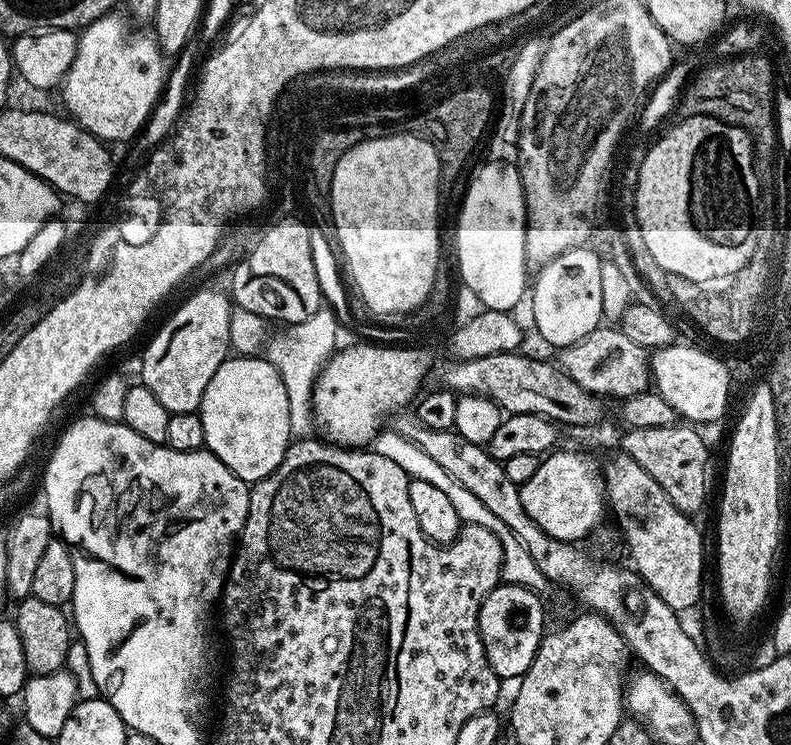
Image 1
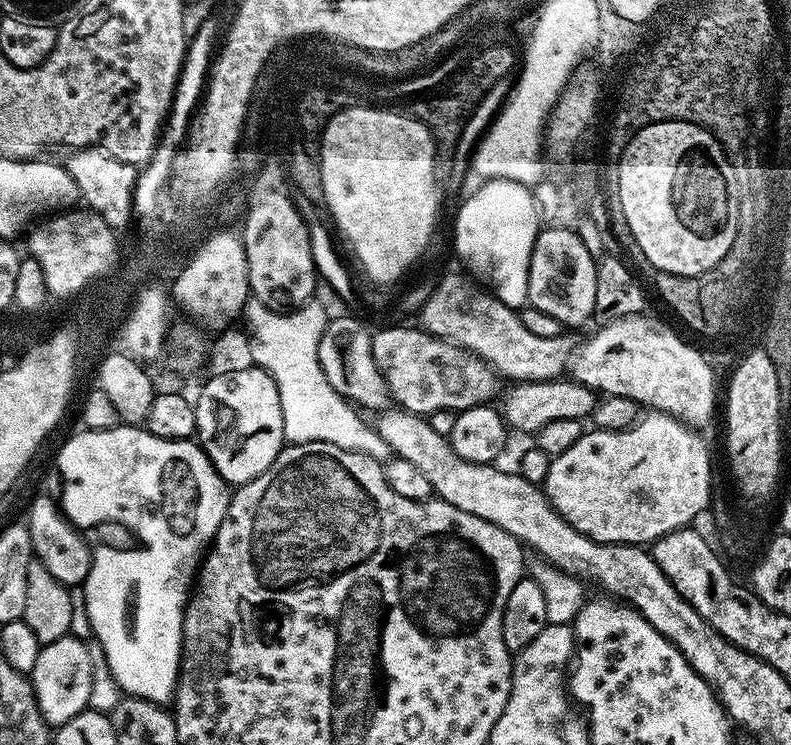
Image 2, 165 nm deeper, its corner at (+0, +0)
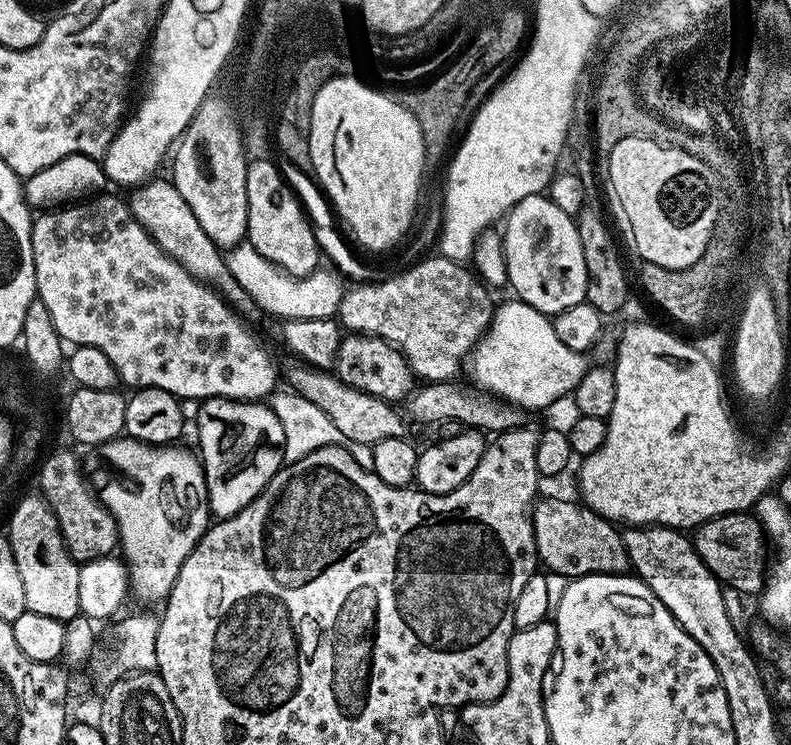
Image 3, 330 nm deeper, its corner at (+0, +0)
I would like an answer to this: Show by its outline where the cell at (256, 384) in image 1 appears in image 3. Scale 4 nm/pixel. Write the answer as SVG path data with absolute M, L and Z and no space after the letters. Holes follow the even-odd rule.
M215 396L203 401L199 408L196 416L196 432L200 435L198 456L204 465L208 510L216 520L225 520L250 506L285 463L282 422L278 422L278 414L264 402Z

